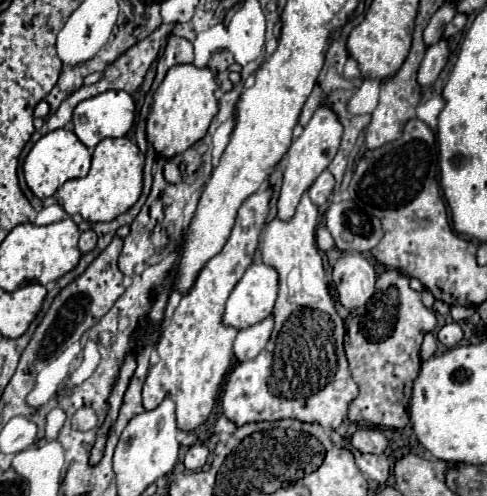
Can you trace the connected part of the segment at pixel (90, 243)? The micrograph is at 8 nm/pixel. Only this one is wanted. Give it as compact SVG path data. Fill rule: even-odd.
M89 228L89 230L85 230L83 234L81 234L81 238L79 238L79 250L83 252L83 254L87 254L87 252L91 252L93 248L95 248L95 244L97 244L97 234Z

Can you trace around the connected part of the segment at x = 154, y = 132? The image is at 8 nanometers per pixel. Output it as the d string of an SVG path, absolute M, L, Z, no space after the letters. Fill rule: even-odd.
M177 64L169 68L153 96L153 108L147 118L147 138L161 156L173 158L205 136L213 116L217 114L217 86L217 76L207 66L197 68L195 64Z

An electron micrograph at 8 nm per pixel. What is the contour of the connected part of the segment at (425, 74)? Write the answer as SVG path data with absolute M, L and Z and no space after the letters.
M439 40L437 44L427 48L425 58L423 58L423 62L419 66L419 72L417 72L417 82L419 82L421 88L427 88L437 80L437 76L443 70L447 58L449 58L449 50L447 50L445 40Z

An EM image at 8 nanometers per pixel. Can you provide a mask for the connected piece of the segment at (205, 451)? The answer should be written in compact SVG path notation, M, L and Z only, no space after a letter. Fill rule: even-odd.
M193 444L185 454L185 460L183 460L185 468L199 470L207 462L207 456L209 456L209 448L205 444Z

